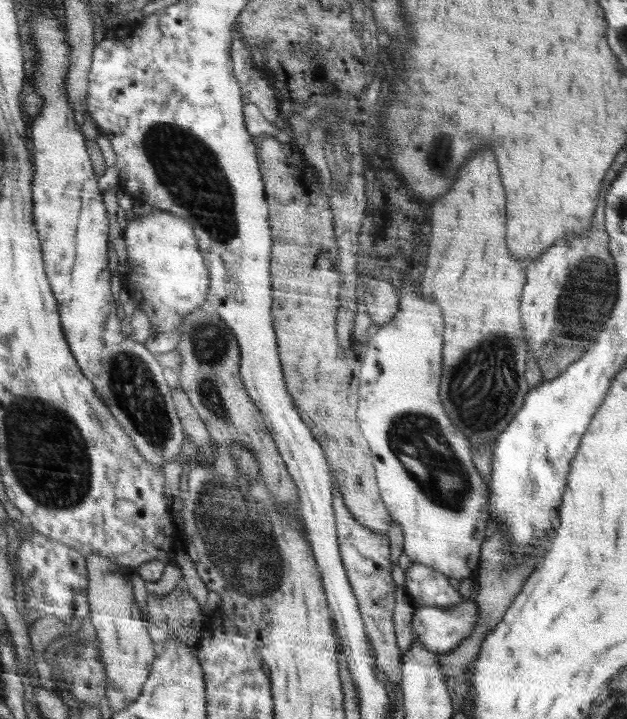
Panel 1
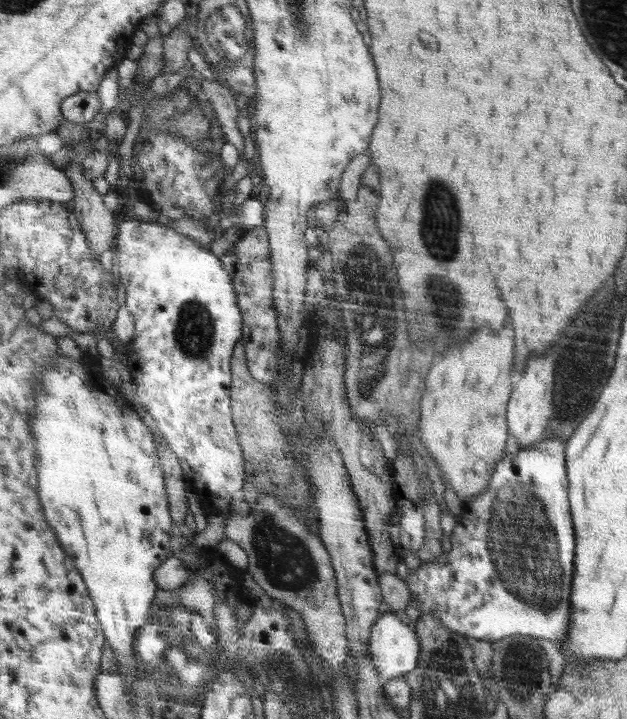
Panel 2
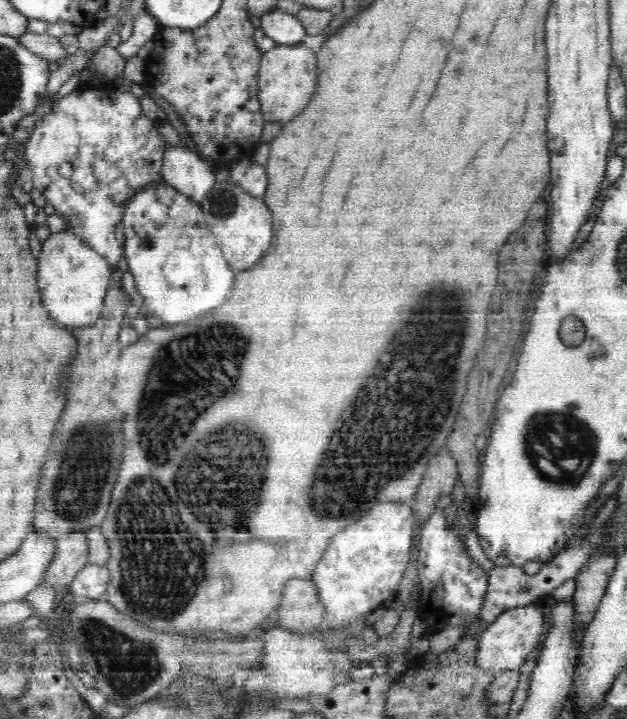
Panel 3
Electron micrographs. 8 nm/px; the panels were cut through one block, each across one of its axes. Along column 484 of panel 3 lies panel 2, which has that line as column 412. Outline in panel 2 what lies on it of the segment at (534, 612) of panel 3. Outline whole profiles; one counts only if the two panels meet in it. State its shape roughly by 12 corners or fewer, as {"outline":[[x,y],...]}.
{"outline":[[383,614],[370,629],[368,658],[383,681],[417,667],[417,631]]}

